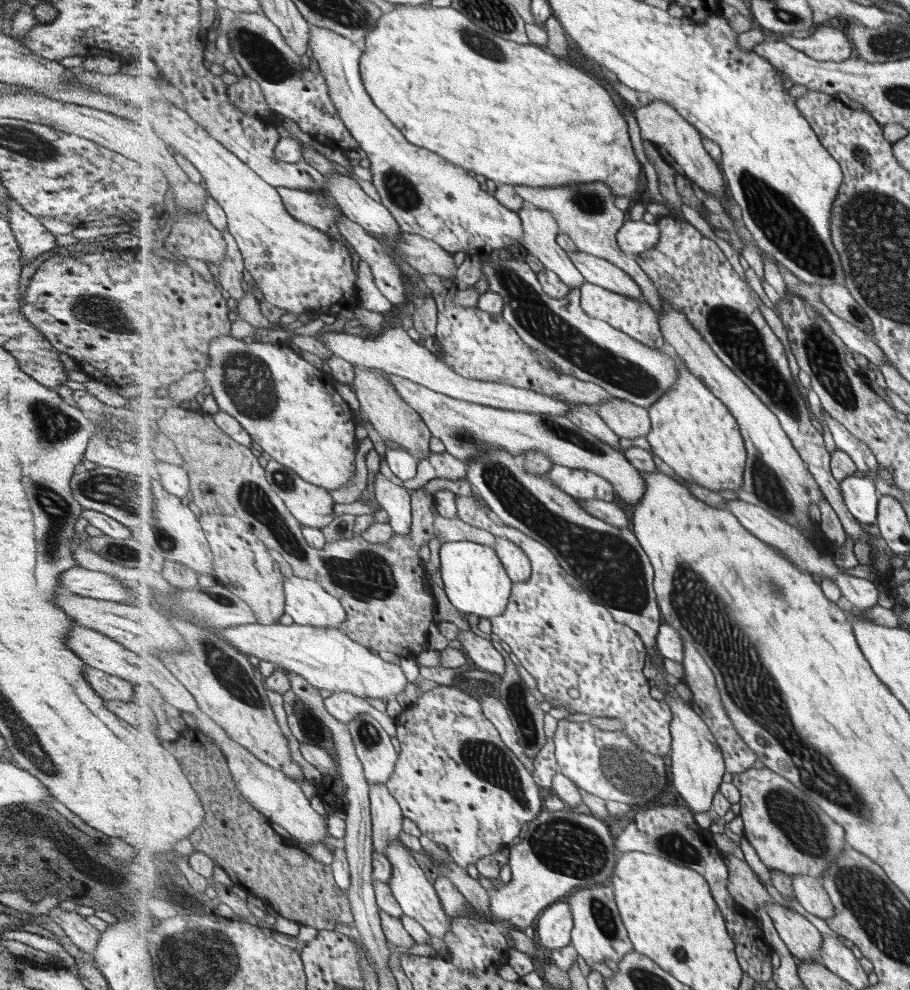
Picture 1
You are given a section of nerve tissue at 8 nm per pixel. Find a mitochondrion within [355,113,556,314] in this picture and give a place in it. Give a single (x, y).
(400, 190)

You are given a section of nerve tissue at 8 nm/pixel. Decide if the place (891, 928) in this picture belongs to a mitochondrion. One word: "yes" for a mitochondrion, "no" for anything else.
yes

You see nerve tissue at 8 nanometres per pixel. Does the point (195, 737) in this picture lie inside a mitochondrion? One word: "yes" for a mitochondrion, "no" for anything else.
no

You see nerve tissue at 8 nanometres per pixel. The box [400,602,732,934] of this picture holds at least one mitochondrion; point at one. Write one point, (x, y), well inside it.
(570, 848)

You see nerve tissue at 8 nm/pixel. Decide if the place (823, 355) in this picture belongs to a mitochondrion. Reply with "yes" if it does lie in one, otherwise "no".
yes

